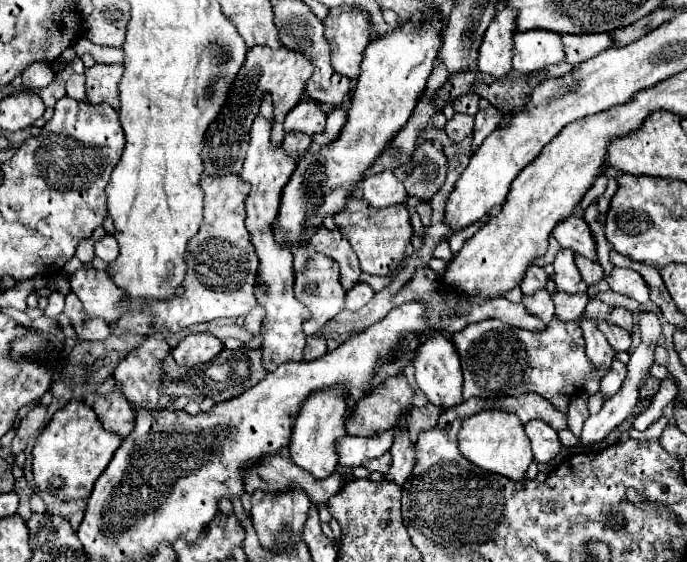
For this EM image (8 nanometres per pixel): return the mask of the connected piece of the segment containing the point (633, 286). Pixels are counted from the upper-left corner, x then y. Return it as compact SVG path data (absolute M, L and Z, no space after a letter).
M614 268L606 276L606 282L610 284L614 292L634 298L640 304L646 304L650 300L650 288L646 286L644 278L638 272L634 272L632 268Z

